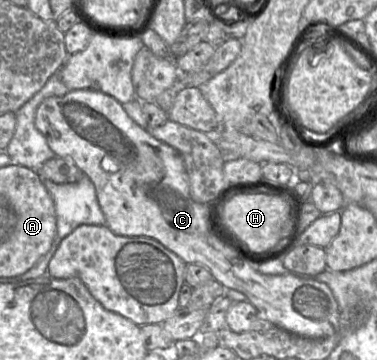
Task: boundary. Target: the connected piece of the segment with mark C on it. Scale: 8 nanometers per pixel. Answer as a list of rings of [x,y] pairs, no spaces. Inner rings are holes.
[[[70,90],[62,97],[46,98],[39,105],[35,116],[36,128],[44,135],[56,156],[72,159],[92,180],[106,226],[120,236],[153,238],[187,265],[205,266],[225,289],[235,289],[246,295],[247,301],[257,308],[260,317],[290,333],[313,339],[336,334],[340,312],[329,286],[314,277],[300,274],[262,274],[257,266],[243,260],[232,248],[222,243],[209,228],[208,204],[197,203],[191,197],[189,177],[181,154],[136,124],[122,105],[112,96],[98,90]]]

